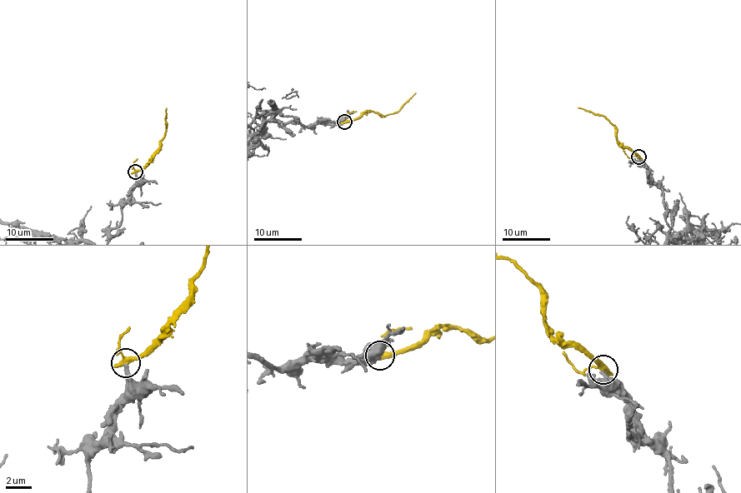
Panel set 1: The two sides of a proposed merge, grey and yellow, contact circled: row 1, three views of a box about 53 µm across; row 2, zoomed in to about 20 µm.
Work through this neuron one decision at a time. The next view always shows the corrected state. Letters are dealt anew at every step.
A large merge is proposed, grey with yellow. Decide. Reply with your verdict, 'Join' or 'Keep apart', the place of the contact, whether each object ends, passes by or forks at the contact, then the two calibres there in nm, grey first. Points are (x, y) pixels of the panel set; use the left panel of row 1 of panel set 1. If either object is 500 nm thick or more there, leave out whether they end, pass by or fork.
Keep apart. Place: (135, 171). At the ring grey ends. At the ring yellow passes by. Thickness 280 nm (grey) against 400 nm

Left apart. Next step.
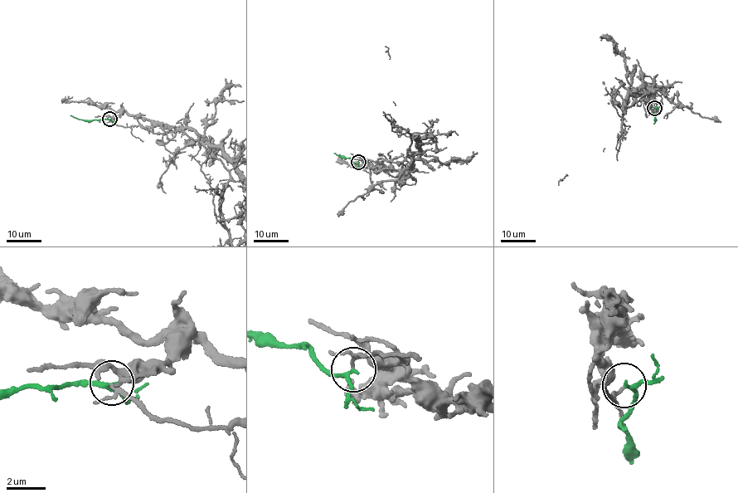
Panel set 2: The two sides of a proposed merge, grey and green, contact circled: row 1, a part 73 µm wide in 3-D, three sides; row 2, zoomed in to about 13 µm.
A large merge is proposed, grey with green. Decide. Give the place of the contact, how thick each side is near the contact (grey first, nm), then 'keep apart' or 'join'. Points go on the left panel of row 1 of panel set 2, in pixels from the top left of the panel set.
(109, 119) | 90/180 nm | keep apart

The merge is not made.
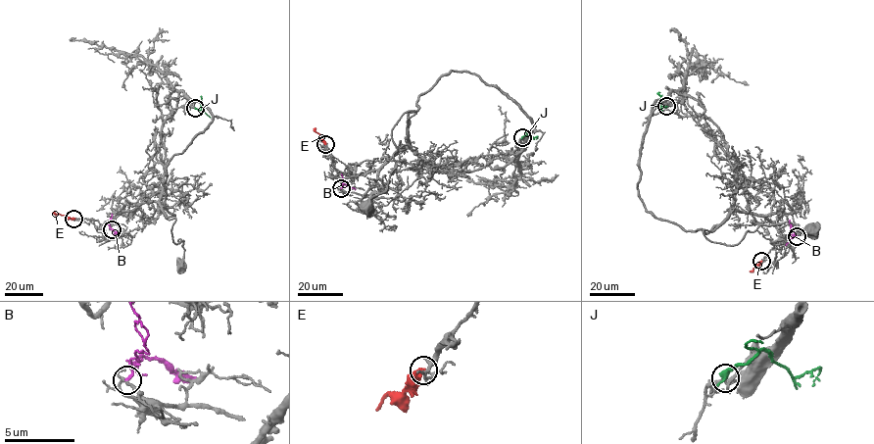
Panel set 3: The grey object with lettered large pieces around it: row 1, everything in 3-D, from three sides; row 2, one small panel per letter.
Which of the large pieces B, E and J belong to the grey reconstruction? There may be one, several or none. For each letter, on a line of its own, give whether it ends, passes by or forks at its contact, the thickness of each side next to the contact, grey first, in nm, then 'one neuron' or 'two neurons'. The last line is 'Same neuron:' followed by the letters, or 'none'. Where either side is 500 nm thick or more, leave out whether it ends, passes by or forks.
B: it ends | 160/240 nm | two neurons
E: 110/500 nm | two neurons
J: it passes by | 130/320 nm | one neuron
Same neuron: J

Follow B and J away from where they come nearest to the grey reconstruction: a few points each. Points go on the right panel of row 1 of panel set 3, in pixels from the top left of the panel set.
B: (797, 236), (791, 233), (789, 220)
J: (666, 106), (660, 105), (657, 93), (659, 92)

